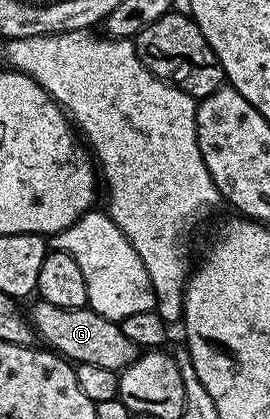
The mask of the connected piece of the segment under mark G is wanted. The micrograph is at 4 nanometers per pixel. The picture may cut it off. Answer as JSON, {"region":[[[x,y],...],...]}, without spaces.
{"region":[[[36,301],[36,306],[29,310],[29,321],[36,335],[41,339],[44,347],[50,348],[56,354],[67,359],[72,364],[98,364],[100,368],[109,368],[116,372],[122,372],[126,366],[133,364],[139,357],[141,351],[133,344],[133,340],[125,337],[125,332],[121,332],[119,323],[110,322],[105,316],[101,316],[95,310],[84,308],[74,310],[73,308],[57,308],[57,304]]]}

